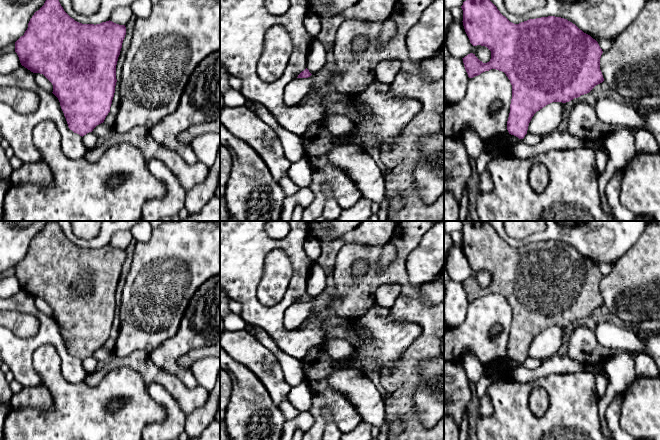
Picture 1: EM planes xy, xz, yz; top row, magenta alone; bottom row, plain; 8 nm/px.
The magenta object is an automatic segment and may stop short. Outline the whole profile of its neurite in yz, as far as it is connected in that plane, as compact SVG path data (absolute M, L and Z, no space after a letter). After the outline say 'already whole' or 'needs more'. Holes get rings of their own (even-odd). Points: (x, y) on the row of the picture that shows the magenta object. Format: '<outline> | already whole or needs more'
M466 0L461 8L463 26L470 43L473 46L485 46L491 51L491 59L487 63L480 61L473 53L462 58L468 77L473 78L485 71L496 69L504 72L512 85L512 99L507 121L509 134L523 139L537 111L552 102L566 103L587 94L604 81L600 70L600 58L603 51L598 42L567 19L548 16L514 24L503 16L490 0Z | already whole

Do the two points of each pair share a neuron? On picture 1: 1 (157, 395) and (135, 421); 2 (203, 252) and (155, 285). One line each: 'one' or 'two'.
1: two
2: one

